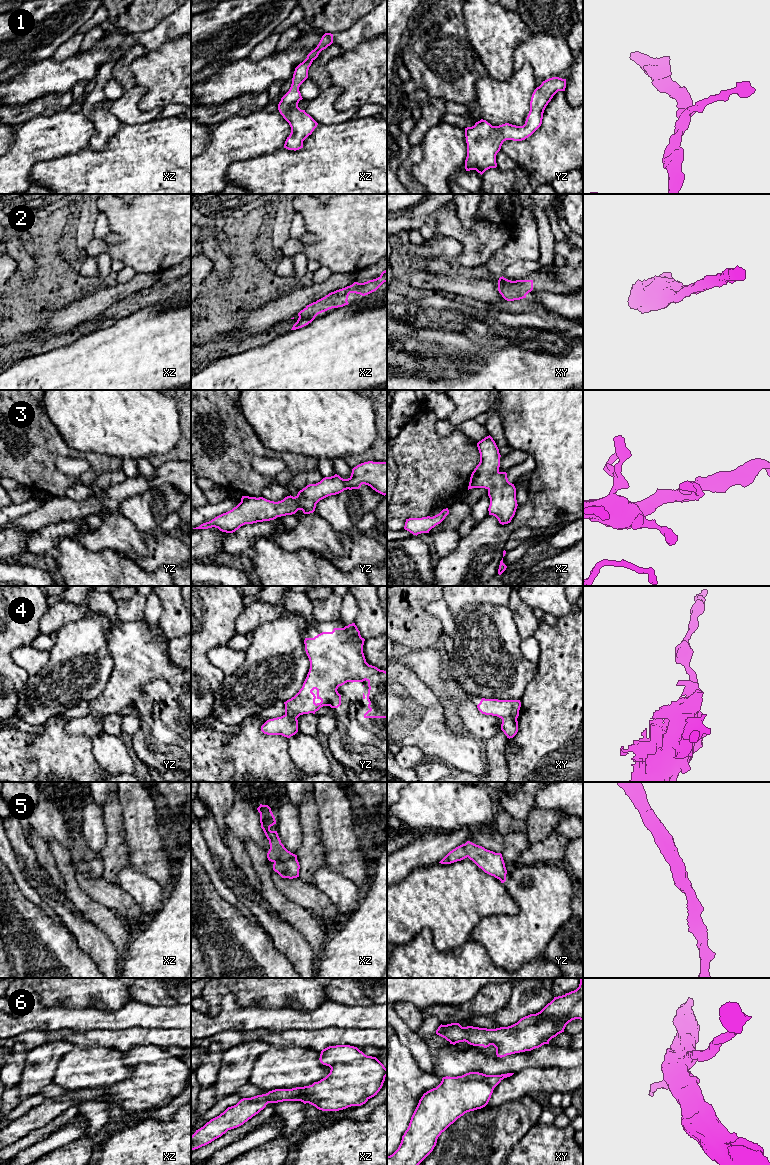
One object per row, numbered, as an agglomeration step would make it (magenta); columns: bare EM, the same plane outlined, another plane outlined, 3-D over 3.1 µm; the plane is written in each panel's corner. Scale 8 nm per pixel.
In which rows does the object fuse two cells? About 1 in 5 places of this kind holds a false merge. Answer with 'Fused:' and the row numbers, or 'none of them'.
Fused: 4

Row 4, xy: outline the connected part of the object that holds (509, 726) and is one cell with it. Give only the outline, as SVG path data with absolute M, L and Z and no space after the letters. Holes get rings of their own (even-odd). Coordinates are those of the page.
M507 717L502 719L501 730L507 738L513 738L518 732L518 721L515 717Z

